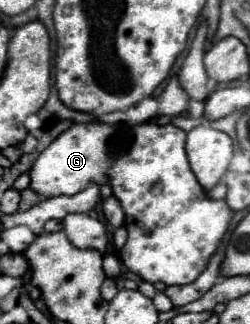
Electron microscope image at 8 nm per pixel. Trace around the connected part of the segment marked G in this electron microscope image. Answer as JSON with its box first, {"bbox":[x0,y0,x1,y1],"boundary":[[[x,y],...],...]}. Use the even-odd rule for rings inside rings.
{"bbox":[30,121,234,285],"boundary":[[[154,121],[148,123],[74,123],[70,129],[60,133],[34,161],[30,169],[30,187],[42,197],[56,195],[76,195],[88,187],[88,183],[104,185],[108,183],[114,191],[114,197],[120,201],[126,213],[126,231],[128,241],[120,251],[122,263],[144,281],[156,283],[162,281],[166,285],[188,285],[198,279],[198,275],[206,269],[210,257],[220,247],[228,225],[234,217],[234,211],[228,207],[226,199],[210,199],[208,193],[200,187],[196,175],[190,169],[186,157],[186,131],[168,123],[158,125]]]}

